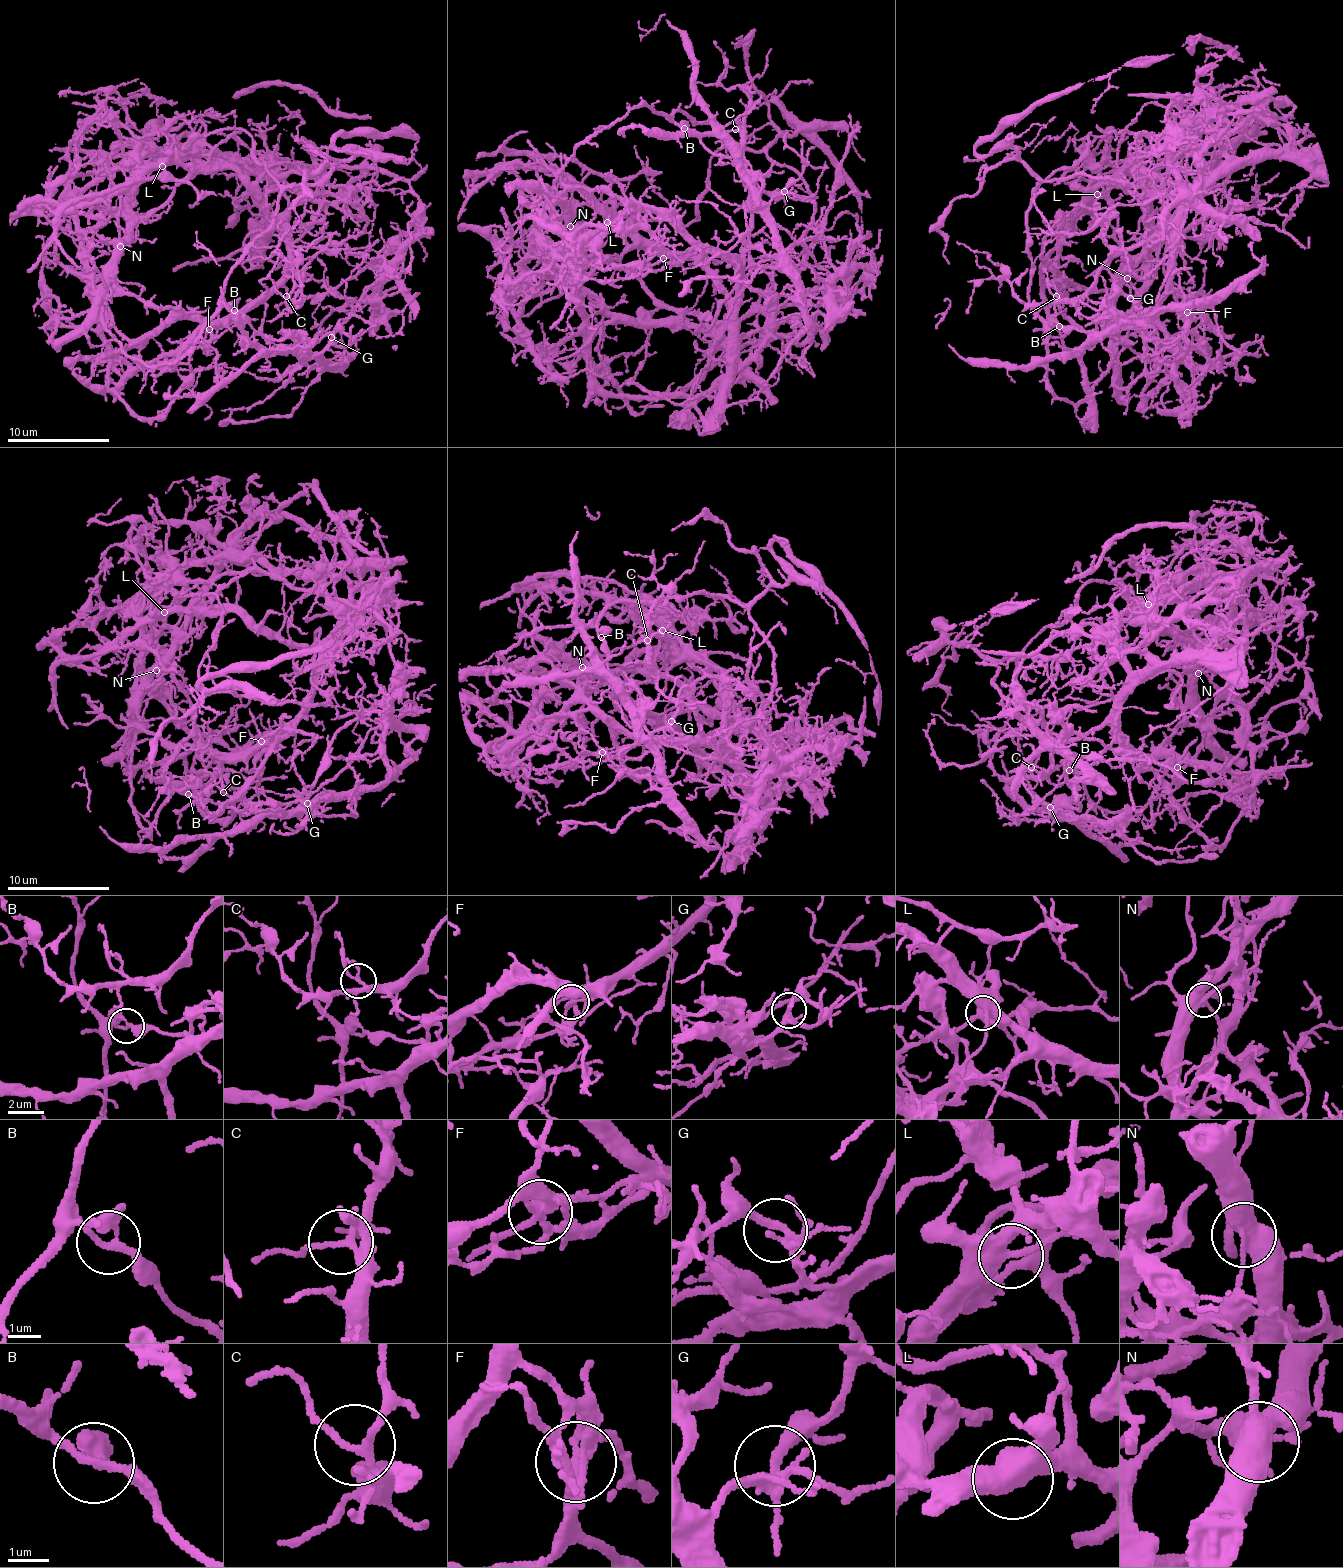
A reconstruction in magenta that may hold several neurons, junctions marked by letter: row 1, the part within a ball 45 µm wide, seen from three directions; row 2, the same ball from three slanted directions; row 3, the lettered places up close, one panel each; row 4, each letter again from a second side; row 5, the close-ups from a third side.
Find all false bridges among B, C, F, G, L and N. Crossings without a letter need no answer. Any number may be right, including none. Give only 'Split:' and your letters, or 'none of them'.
Split: B, F, N

